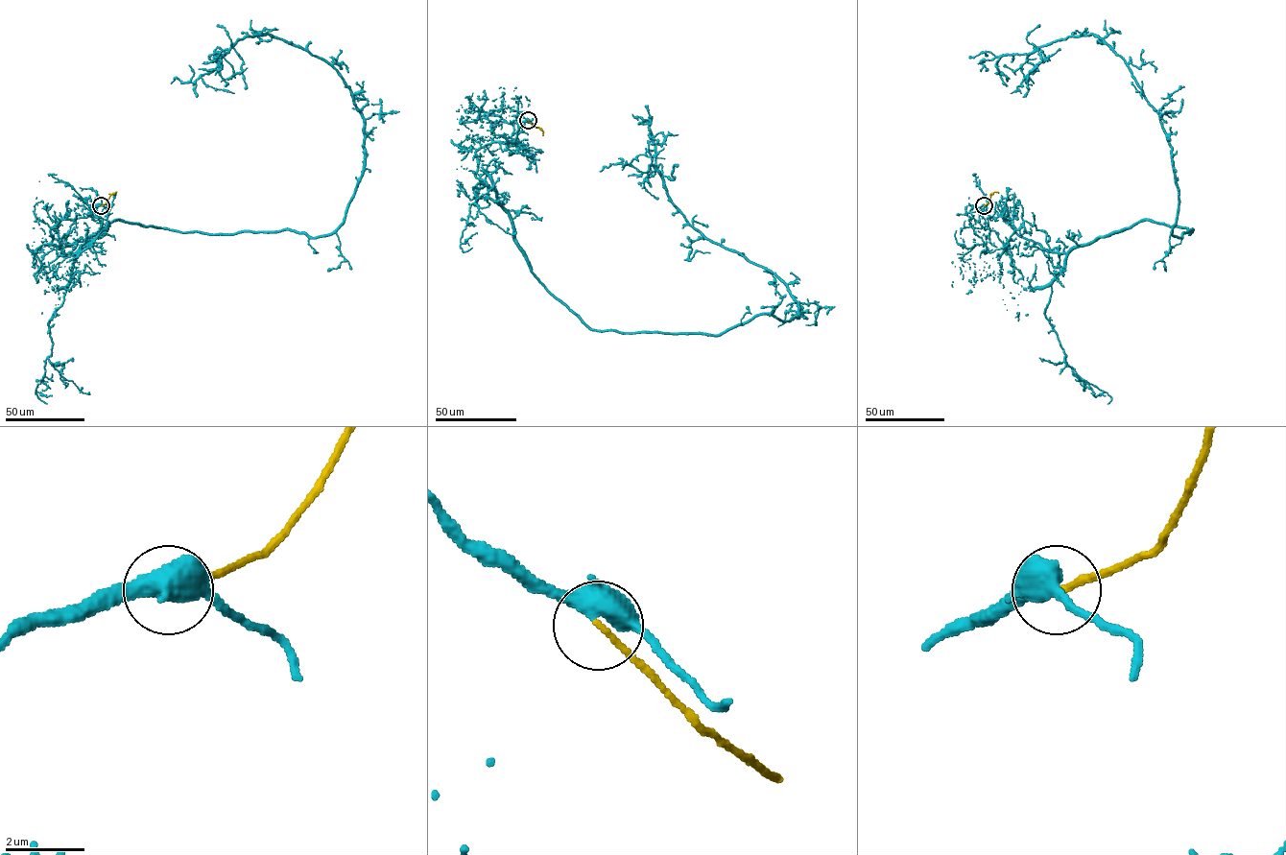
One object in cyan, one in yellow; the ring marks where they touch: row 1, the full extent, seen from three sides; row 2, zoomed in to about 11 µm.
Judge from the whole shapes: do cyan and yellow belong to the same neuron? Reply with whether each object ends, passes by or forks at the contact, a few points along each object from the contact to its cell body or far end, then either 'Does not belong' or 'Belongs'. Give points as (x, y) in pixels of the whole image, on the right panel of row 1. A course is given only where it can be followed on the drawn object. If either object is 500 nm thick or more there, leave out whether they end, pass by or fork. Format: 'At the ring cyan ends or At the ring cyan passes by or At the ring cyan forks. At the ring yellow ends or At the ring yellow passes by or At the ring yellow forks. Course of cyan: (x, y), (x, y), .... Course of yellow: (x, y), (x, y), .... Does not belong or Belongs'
At the ring cyan forks. At the ring yellow ends. Course of cyan: (983, 205), (1059, 252), (1146, 220), (1192, 229), (1172, 234), (1166, 133), (1102, 38), (1038, 47), (1011, 93). Course of yellow: (984, 205), (991, 194), (998, 193). Belongs

